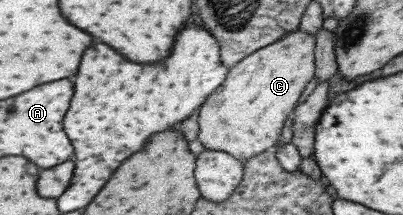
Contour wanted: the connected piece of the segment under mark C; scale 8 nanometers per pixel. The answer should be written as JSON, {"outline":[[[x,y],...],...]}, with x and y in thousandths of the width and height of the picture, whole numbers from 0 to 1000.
{"outline":[[[737,135],[586,293],[566,330],[558,377],[519,442],[514,479],[504,479],[496,502],[489,651],[504,670],[509,698],[553,702],[605,758],[658,702],[680,693],[700,642],[697,609],[717,526],[732,507],[737,460],[747,451],[752,414],[782,349],[782,214],[784,167]]]}

